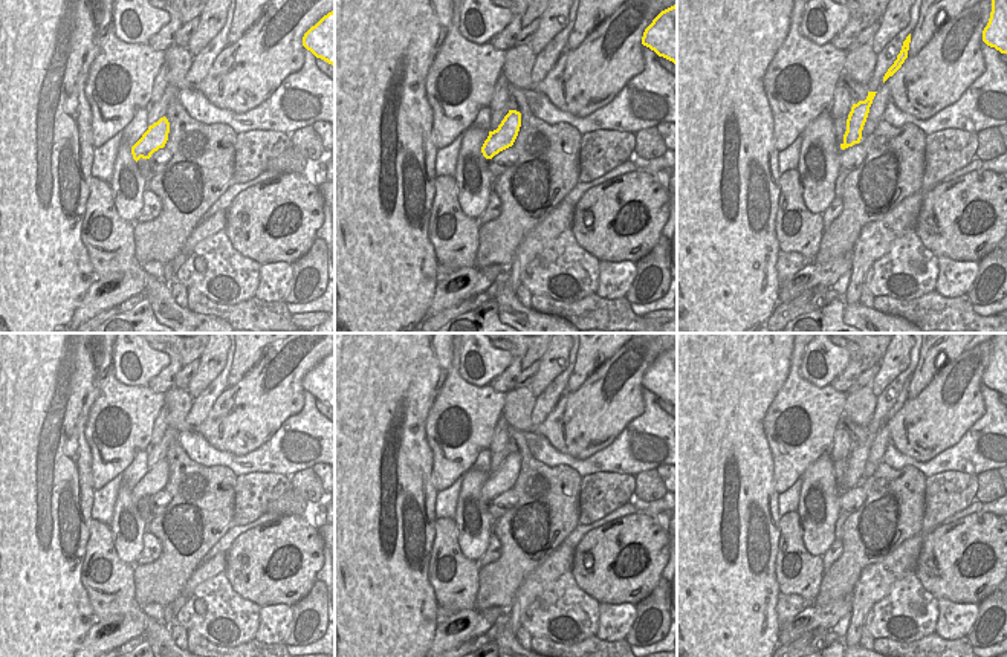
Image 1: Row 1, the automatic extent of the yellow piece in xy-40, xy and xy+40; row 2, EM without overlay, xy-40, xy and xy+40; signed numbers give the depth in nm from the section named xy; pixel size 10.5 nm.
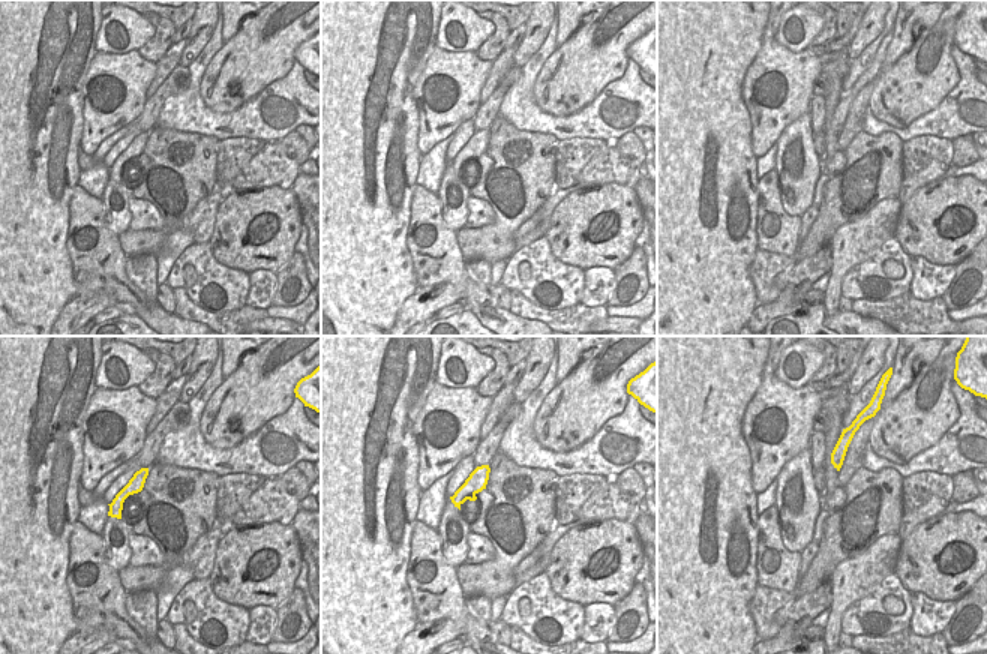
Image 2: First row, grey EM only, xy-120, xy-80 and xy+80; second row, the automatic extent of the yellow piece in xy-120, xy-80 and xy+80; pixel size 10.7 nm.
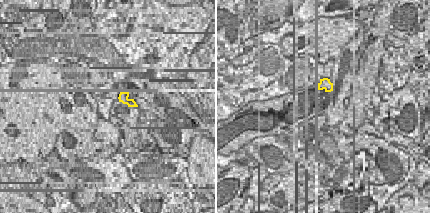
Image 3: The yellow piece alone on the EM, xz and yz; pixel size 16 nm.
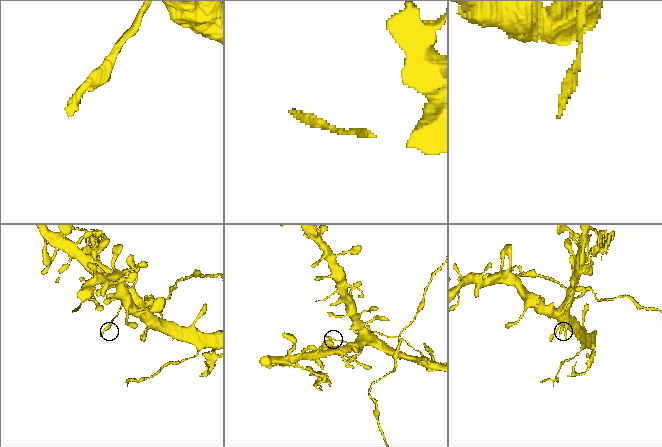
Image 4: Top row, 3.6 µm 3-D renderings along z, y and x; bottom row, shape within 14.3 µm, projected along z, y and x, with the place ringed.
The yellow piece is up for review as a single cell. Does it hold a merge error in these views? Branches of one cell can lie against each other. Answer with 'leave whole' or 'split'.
split

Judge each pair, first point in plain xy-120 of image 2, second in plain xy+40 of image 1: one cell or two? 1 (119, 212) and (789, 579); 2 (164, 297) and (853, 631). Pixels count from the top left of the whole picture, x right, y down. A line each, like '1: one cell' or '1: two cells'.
1: two cells
2: two cells

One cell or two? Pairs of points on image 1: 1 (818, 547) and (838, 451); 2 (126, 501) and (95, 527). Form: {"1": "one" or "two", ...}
{"1": "two", "2": "two"}

